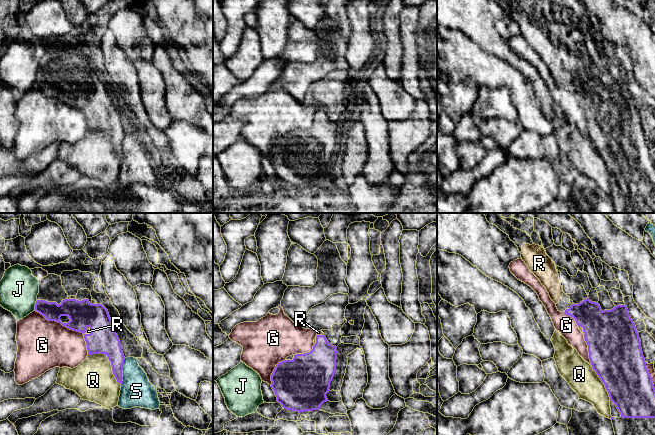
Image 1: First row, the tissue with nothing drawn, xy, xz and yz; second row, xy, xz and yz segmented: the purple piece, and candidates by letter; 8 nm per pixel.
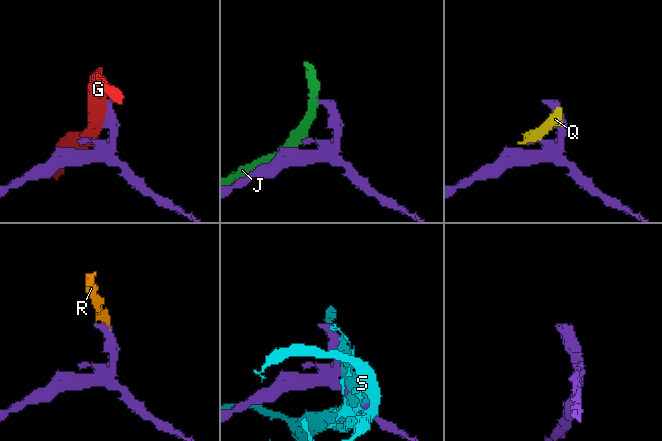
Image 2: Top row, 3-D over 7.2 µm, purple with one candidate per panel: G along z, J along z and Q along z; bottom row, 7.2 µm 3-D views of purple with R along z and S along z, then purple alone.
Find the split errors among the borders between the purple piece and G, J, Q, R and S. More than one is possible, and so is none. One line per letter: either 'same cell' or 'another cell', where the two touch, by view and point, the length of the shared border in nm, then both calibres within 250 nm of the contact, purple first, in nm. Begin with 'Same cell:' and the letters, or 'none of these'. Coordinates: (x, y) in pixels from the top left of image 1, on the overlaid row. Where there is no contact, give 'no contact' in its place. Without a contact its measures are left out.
Same cell: R
G: another cell; contact xy (69, 328); length 550 nm; calibres 220 and 400 nm
J: another cell; contact xy (35, 305); length 80 nm; calibres 150 and 300 nm
Q: another cell; contact xy (109, 360); length 360 nm; calibres 220 and 340 nm
R: same cell; contact xy (85, 330); length 80 nm; calibres 220 and 40 nm
S: another cell; contact xy (122, 364); length 100 nm; calibres 220 and 260 nm

